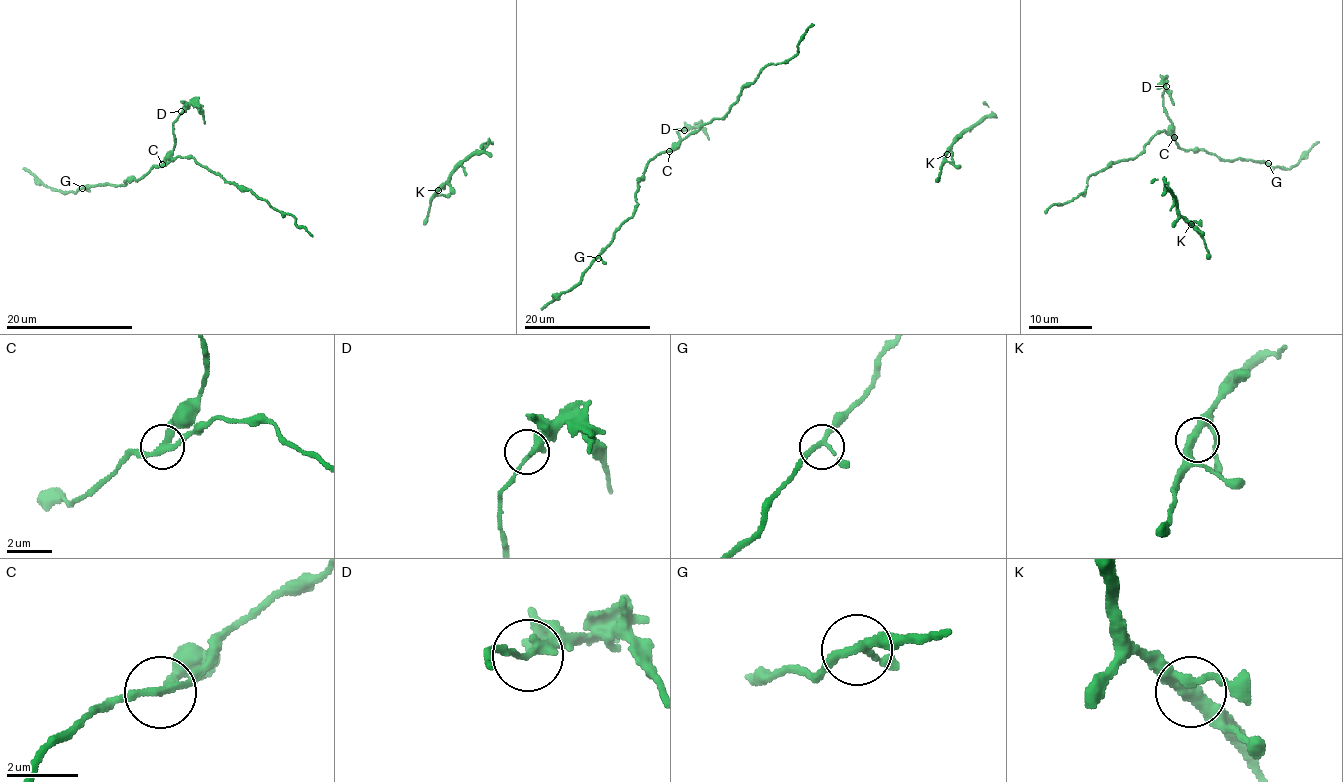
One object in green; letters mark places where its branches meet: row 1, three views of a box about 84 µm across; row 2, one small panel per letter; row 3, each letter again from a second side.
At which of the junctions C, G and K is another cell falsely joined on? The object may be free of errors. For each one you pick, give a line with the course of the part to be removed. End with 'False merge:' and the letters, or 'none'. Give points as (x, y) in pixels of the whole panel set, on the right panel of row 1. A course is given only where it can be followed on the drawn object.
C: Course of the part to remove: (1174, 137), (1162, 94), (1165, 81), (1165, 90), (1173, 105)
False merge: C

